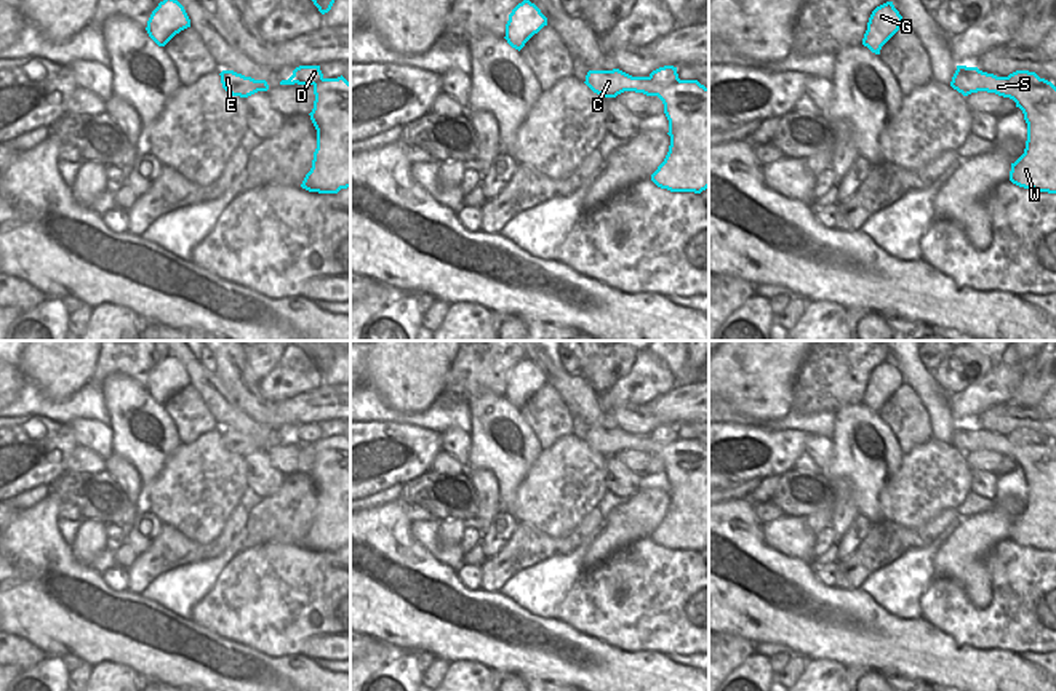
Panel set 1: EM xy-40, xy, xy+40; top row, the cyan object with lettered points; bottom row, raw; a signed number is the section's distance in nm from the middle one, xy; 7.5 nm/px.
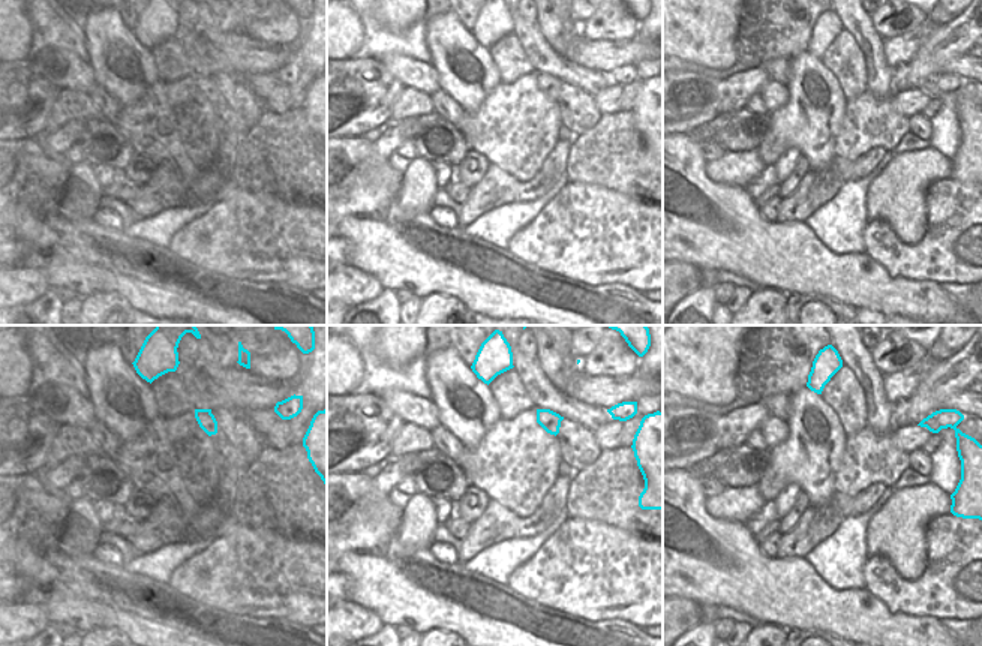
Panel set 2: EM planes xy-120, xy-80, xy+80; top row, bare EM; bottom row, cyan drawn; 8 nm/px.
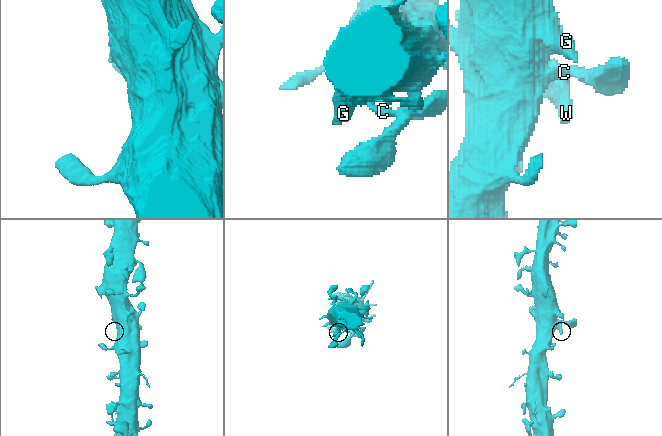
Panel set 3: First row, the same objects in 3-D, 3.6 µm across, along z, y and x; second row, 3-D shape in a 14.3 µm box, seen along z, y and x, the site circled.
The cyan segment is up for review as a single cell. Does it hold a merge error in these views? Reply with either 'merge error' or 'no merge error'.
no merge error

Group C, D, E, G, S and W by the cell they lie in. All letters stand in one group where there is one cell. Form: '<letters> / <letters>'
C D E G S W

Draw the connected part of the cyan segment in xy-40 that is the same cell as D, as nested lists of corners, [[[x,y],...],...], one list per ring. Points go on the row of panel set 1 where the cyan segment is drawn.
[[[299,66],[280,85],[312,85],[317,130],[312,168],[301,187],[309,192],[338,194],[350,187],[350,83],[341,75],[325,78],[320,66]]]

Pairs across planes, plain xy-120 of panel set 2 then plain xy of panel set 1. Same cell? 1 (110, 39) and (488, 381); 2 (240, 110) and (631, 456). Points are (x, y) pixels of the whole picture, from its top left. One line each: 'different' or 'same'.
1: different
2: different

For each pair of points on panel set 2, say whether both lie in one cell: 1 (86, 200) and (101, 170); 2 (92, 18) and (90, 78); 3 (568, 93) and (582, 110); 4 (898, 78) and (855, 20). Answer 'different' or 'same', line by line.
1: different
2: different
3: same
4: different

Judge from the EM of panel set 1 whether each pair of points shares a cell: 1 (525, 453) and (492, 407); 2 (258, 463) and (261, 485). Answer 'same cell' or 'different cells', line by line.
1: same cell
2: same cell

